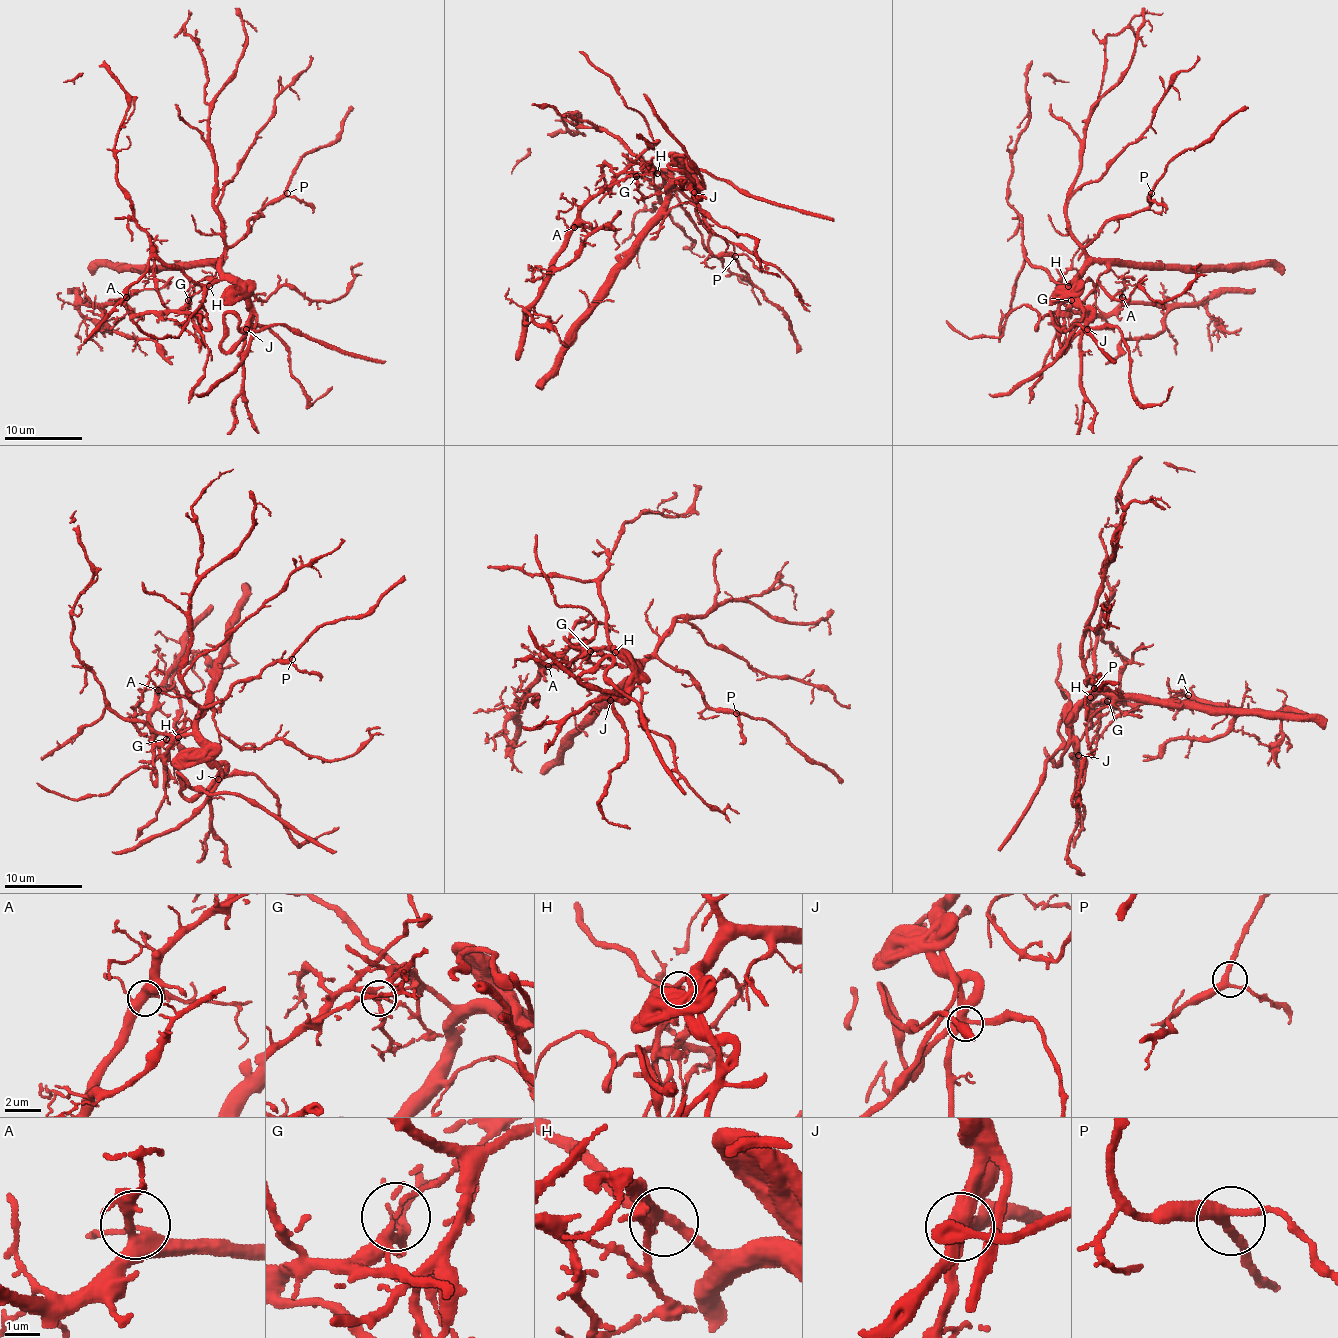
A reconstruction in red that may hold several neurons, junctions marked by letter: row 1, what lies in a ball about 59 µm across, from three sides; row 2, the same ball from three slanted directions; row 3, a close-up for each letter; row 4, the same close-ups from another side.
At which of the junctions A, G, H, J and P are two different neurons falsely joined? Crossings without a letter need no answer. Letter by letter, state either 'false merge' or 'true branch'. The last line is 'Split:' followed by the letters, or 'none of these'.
A: true branch
G: false merge
H: true branch
J: true branch
P: true branch
Split: G

